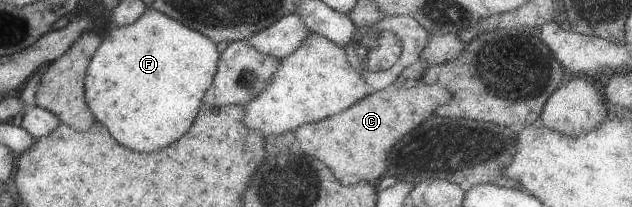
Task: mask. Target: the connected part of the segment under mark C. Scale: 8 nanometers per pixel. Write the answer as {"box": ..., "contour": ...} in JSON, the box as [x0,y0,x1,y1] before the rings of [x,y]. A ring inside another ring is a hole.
{"box":[293,83,451,186],"contour":[[[391,83],[383,89],[367,94],[363,101],[355,102],[351,107],[336,113],[333,117],[300,125],[293,131],[295,147],[308,156],[321,161],[323,165],[327,165],[341,185],[354,186],[360,181],[375,184],[379,175],[383,175],[387,169],[387,153],[392,145],[395,145],[396,141],[399,141],[414,127],[433,117],[434,109],[445,105],[451,96],[448,89],[440,84],[419,83],[405,89],[395,88]]]}

